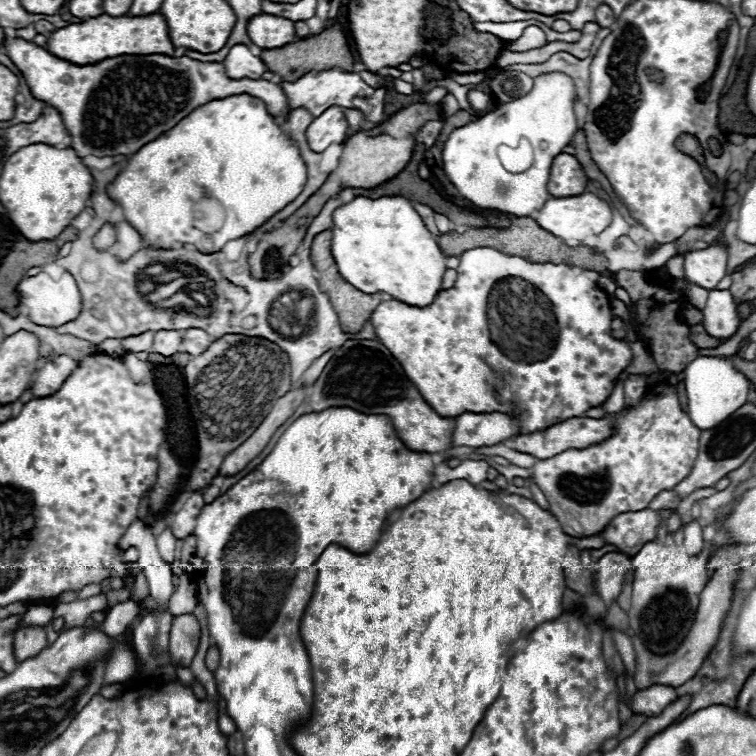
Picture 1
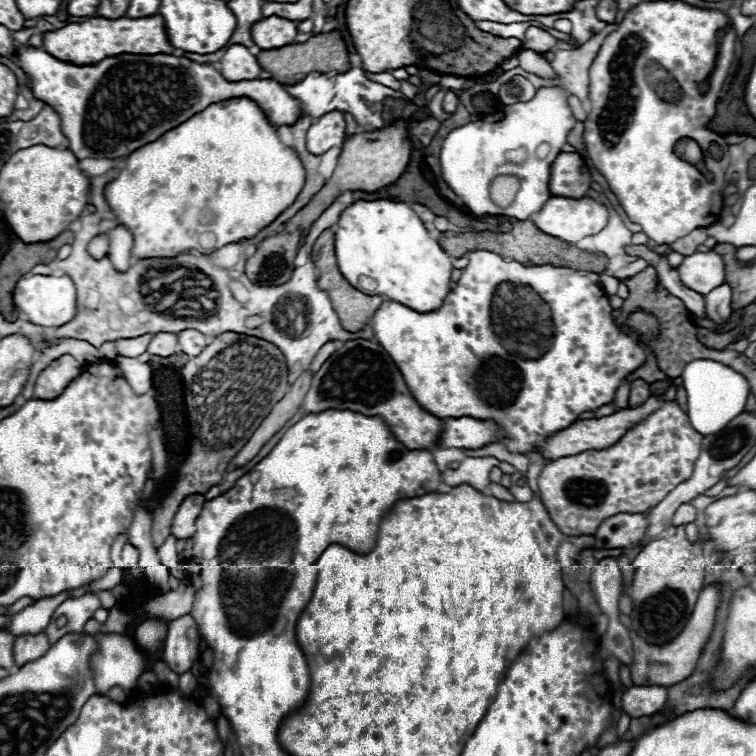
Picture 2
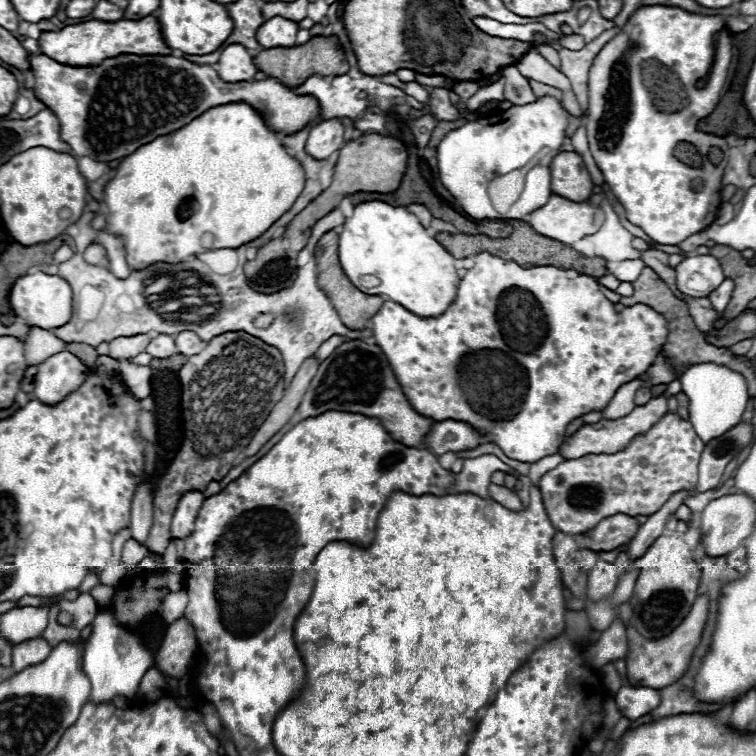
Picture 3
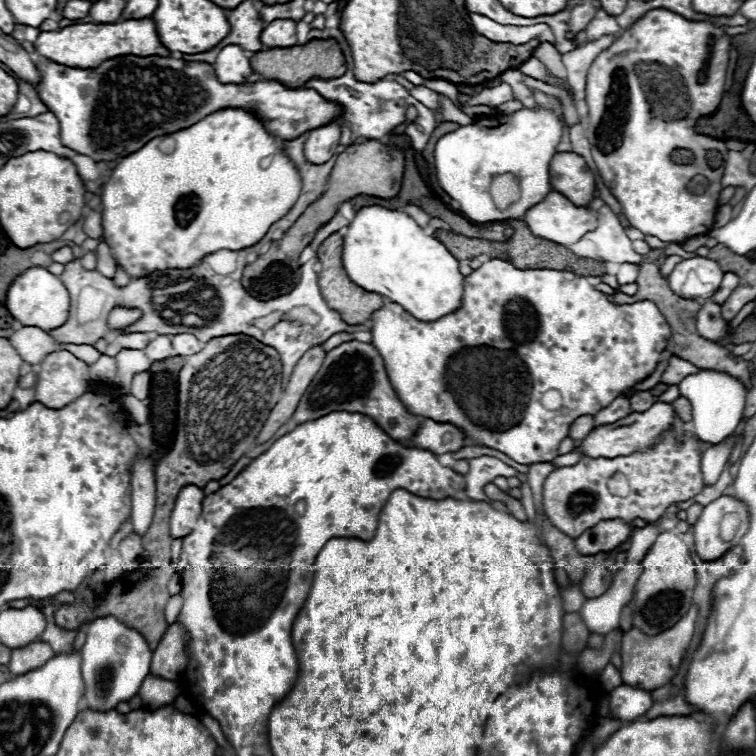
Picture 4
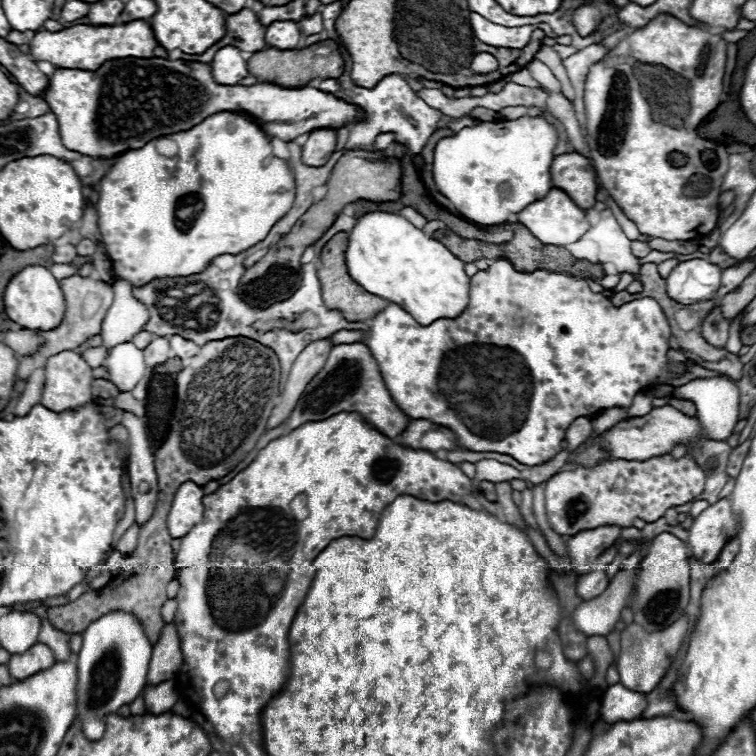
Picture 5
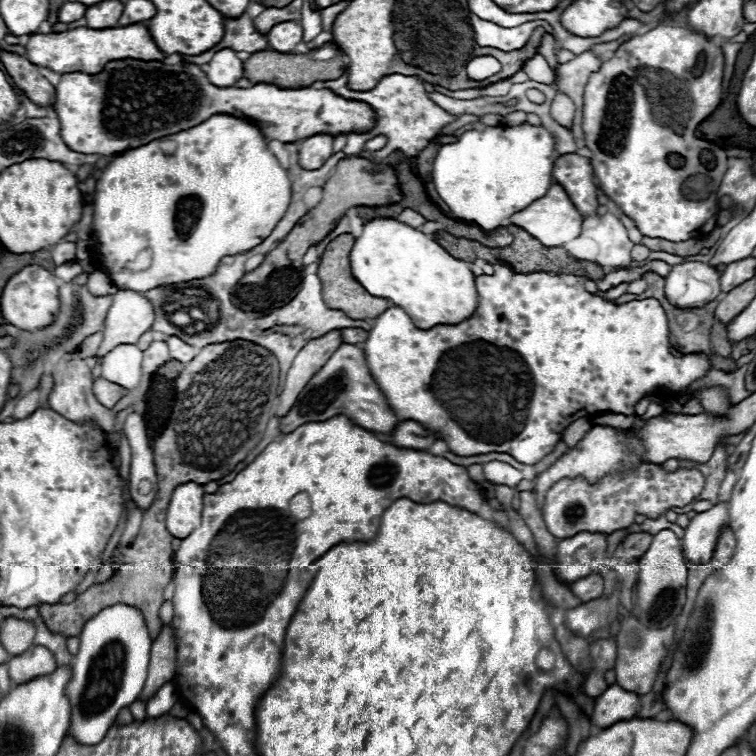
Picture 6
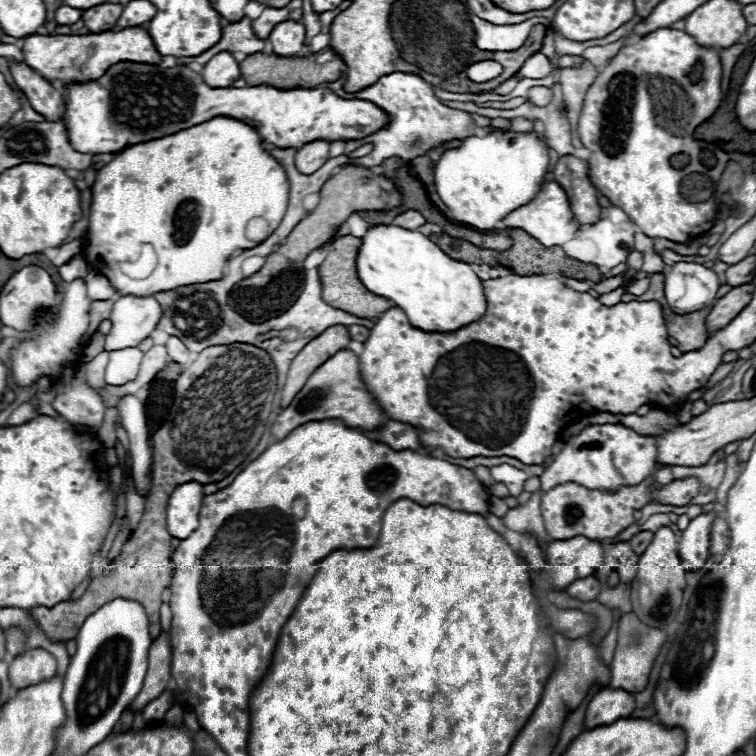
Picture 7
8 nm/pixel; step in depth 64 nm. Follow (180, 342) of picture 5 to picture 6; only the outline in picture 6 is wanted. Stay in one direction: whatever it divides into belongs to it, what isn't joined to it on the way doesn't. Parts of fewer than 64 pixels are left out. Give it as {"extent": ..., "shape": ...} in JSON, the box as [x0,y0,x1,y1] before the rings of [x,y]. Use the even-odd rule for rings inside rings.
{"extent":[166,336,198,364],"shape":[[[170,336],[166,344],[170,346],[170,358],[172,358],[172,360],[178,360],[178,362],[182,362],[182,364],[190,362],[190,360],[198,354],[196,348],[188,346],[188,344],[182,342],[178,336]]]}

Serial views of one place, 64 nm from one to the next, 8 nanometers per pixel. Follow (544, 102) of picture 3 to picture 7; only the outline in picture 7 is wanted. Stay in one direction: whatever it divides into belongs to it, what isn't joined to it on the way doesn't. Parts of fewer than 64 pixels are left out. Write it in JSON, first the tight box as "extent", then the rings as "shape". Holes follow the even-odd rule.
{"extent":[434,132,548,230],"shape":[[[492,132],[484,138],[470,136],[462,142],[460,148],[446,150],[440,162],[434,168],[434,184],[440,200],[448,206],[452,220],[474,226],[476,230],[494,230],[500,220],[516,210],[522,204],[528,204],[540,190],[542,180],[548,176],[548,150],[544,138],[536,134],[520,134],[520,132]]]}

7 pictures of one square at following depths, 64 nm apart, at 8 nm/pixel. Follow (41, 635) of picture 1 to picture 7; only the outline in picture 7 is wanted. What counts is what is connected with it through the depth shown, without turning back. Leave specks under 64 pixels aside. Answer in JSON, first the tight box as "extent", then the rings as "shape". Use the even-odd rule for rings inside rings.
{"extent":[10,648,56,690],"shape":[[[36,648],[26,650],[10,662],[10,684],[14,690],[40,684],[56,676],[56,660],[50,652]]]}

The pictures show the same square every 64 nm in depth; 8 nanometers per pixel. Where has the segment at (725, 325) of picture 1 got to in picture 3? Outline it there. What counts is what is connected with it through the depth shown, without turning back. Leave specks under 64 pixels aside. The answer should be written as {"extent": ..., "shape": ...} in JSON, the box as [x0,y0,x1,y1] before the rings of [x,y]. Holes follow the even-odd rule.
{"extent":[708,278,734,316],"shape":[[[726,278],[726,280],[708,296],[710,302],[712,302],[712,306],[716,308],[716,312],[718,312],[720,316],[722,316],[722,312],[724,312],[728,300],[730,300],[730,296],[732,296],[732,290],[734,290],[734,282],[732,282],[730,278]]]}

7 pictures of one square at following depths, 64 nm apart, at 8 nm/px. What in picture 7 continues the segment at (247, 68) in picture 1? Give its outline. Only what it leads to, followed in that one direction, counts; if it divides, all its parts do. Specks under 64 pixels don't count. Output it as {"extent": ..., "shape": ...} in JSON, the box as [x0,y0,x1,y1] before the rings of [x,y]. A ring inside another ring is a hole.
{"extent":[200,52,240,88],"shape":[[[220,52],[204,64],[200,74],[210,88],[230,88],[240,78],[240,68],[230,52]]]}

